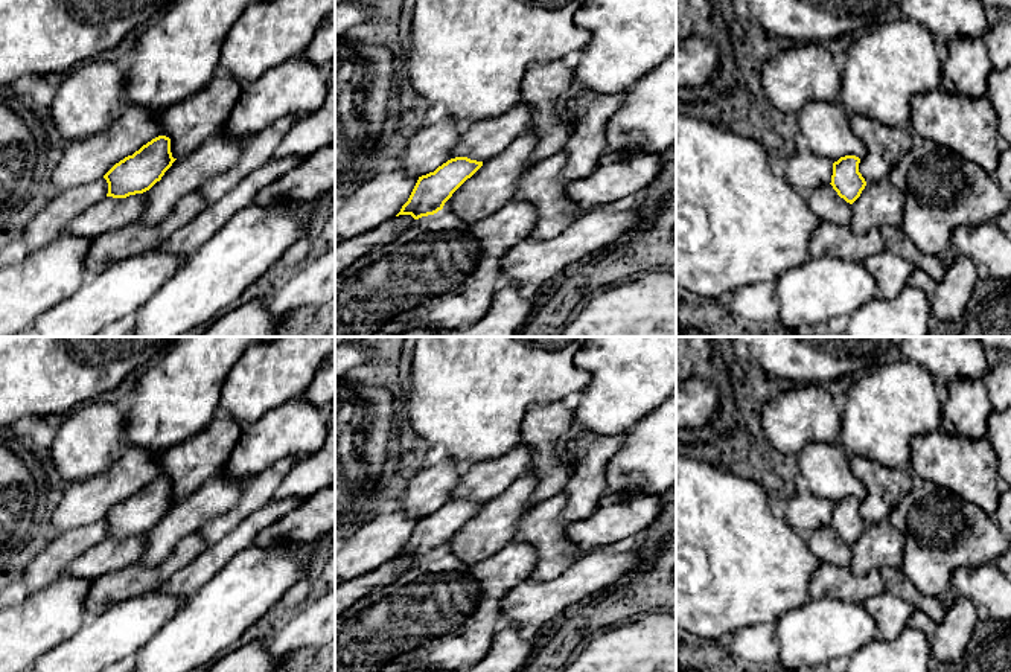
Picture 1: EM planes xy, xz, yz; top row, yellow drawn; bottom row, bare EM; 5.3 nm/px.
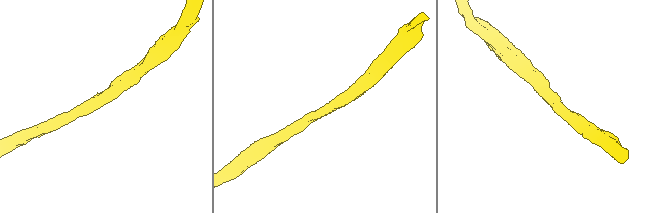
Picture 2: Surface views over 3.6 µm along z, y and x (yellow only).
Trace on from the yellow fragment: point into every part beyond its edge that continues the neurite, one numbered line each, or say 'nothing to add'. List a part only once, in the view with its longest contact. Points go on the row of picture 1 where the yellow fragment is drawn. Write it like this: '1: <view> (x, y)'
nothing to add

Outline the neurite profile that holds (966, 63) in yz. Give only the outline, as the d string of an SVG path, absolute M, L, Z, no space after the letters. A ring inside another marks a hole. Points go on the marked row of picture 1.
M956 38L942 53L942 88L968 98L982 98L991 70L990 55L981 38Z

